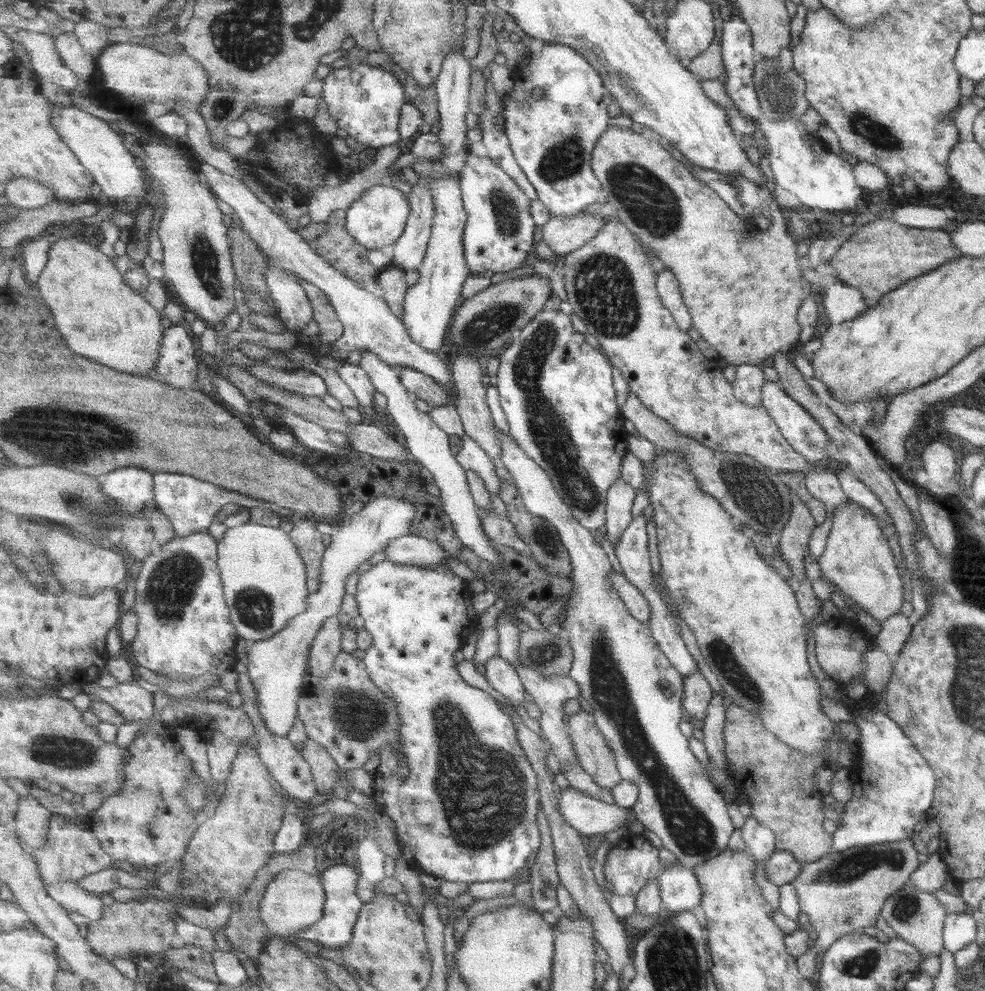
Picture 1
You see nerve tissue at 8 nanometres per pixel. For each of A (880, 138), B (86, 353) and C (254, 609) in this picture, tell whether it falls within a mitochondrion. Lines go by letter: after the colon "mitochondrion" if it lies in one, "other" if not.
A: mitochondrion
B: other
C: mitochondrion

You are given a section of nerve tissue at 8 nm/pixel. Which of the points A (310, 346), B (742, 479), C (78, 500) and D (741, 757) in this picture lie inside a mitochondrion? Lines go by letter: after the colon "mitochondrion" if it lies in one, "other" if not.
A: other
B: mitochondrion
C: mitochondrion
D: other

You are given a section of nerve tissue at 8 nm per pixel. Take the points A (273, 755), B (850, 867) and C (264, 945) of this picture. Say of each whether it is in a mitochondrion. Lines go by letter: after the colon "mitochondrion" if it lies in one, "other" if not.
A: other
B: mitochondrion
C: other

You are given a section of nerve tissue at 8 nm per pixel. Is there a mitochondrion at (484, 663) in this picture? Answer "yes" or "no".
no

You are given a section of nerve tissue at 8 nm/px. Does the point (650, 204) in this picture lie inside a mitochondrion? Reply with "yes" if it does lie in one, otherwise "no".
yes

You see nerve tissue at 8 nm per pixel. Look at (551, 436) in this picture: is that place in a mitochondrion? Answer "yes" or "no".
yes

